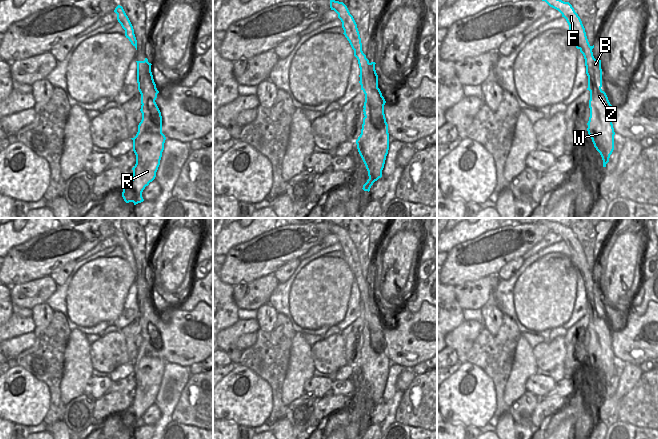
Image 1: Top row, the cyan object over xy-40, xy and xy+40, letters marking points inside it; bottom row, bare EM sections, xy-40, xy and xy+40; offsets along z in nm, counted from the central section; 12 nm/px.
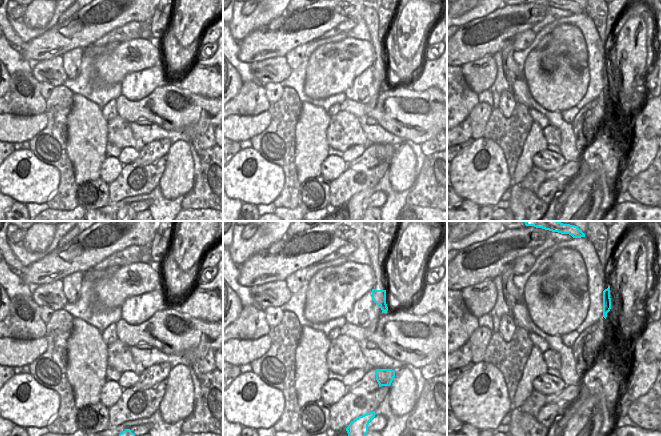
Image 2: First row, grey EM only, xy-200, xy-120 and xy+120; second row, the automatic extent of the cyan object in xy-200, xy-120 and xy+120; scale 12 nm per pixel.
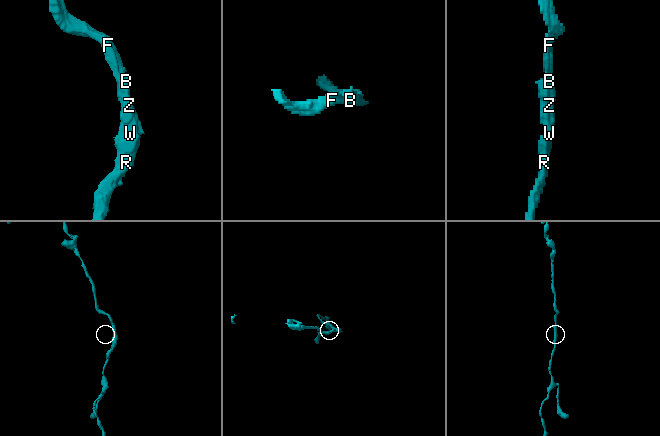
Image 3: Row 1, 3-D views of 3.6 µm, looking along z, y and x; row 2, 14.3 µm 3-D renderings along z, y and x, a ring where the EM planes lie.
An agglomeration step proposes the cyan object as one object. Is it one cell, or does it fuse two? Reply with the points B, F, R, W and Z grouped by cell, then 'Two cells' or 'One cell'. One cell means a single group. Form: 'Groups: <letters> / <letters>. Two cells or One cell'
Groups: B F R W Z. One cell.

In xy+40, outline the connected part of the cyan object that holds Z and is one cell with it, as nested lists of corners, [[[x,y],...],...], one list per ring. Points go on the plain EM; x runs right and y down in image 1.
[[[541,218],[538,223],[545,225],[550,231],[558,234],[569,249],[569,259],[576,272],[580,274],[585,283],[588,312],[590,315],[590,341],[587,347],[588,358],[594,371],[600,377],[603,391],[609,386],[614,374],[614,352],[612,348],[612,329],[602,311],[602,293],[600,282],[595,283],[588,266],[585,252],[578,238],[569,226]]]

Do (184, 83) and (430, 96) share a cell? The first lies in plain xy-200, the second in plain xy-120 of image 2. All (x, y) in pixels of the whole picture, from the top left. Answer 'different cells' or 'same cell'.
different cells

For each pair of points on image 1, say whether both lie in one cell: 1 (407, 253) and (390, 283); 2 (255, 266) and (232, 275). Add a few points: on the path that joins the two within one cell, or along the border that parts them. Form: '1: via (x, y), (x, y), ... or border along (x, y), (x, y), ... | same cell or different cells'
1: via (400, 261), (400, 273), (397, 275) | same cell
2: via (249, 266), (241, 266), (238, 269) | same cell

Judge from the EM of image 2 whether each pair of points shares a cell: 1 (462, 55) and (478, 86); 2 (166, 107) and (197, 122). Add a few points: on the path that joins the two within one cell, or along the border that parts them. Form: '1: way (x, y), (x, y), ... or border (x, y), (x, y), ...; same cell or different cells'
1: border (488, 55), (468, 61), (461, 66); different cells
2: way (174, 110), (184, 111), (189, 114); same cell

